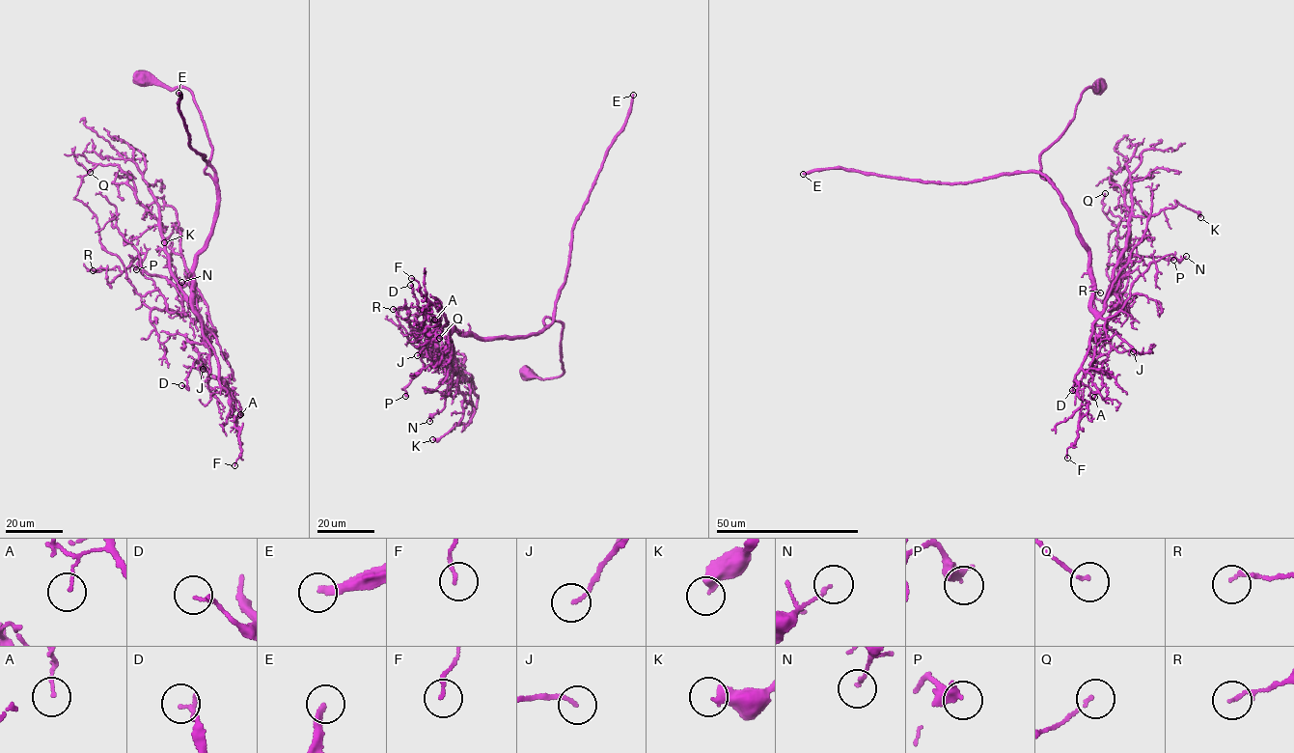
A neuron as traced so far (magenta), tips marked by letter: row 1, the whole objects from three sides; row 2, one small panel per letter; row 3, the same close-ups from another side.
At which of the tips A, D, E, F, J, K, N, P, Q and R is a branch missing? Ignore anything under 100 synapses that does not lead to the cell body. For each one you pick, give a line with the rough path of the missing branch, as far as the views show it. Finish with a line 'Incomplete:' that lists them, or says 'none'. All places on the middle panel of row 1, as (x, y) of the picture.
Incomplete: E

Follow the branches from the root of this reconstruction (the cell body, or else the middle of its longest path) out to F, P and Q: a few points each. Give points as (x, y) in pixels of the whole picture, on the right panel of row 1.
F: (1099, 87), (1082, 94), (1040, 157), (1087, 253), (1095, 318), (1075, 379), (1087, 412), (1067, 458)
P: (1099, 87), (1039, 170), (1087, 253), (1093, 309), (1118, 303), (1139, 256), (1173, 260)
Q: (1099, 87), (1039, 172), (1084, 241), (1099, 313), (1121, 298), (1105, 193)

